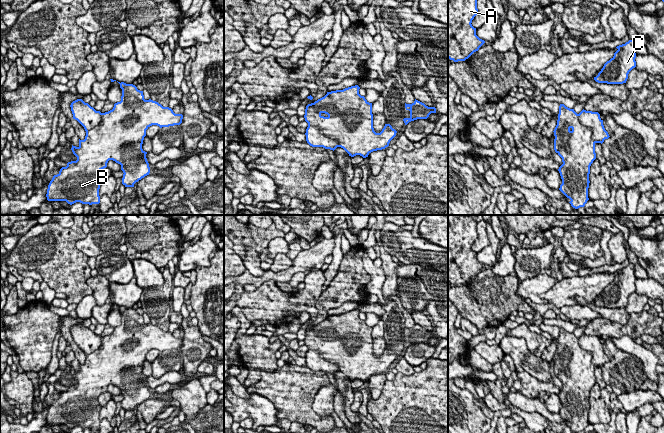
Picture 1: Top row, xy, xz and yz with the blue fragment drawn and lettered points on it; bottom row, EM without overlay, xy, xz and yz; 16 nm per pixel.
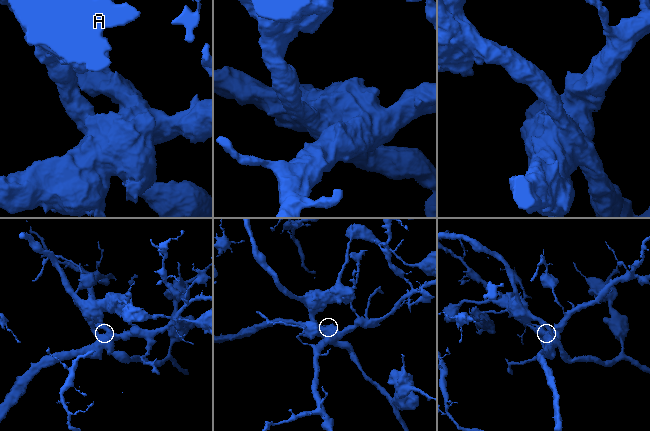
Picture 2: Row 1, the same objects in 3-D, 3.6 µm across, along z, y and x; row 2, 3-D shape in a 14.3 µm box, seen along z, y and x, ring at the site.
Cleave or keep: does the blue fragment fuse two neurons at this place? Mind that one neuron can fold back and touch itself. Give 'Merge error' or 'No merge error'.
Merge error

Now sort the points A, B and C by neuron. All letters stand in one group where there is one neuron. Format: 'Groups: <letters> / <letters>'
Groups: A / B C

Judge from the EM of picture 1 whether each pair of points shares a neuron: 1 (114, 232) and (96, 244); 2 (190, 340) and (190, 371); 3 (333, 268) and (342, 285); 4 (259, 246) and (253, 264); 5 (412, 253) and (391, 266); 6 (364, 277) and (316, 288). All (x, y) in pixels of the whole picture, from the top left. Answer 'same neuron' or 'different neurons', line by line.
1: same neuron
2: same neuron
3: different neurons
4: different neurons
5: different neurons
6: different neurons

